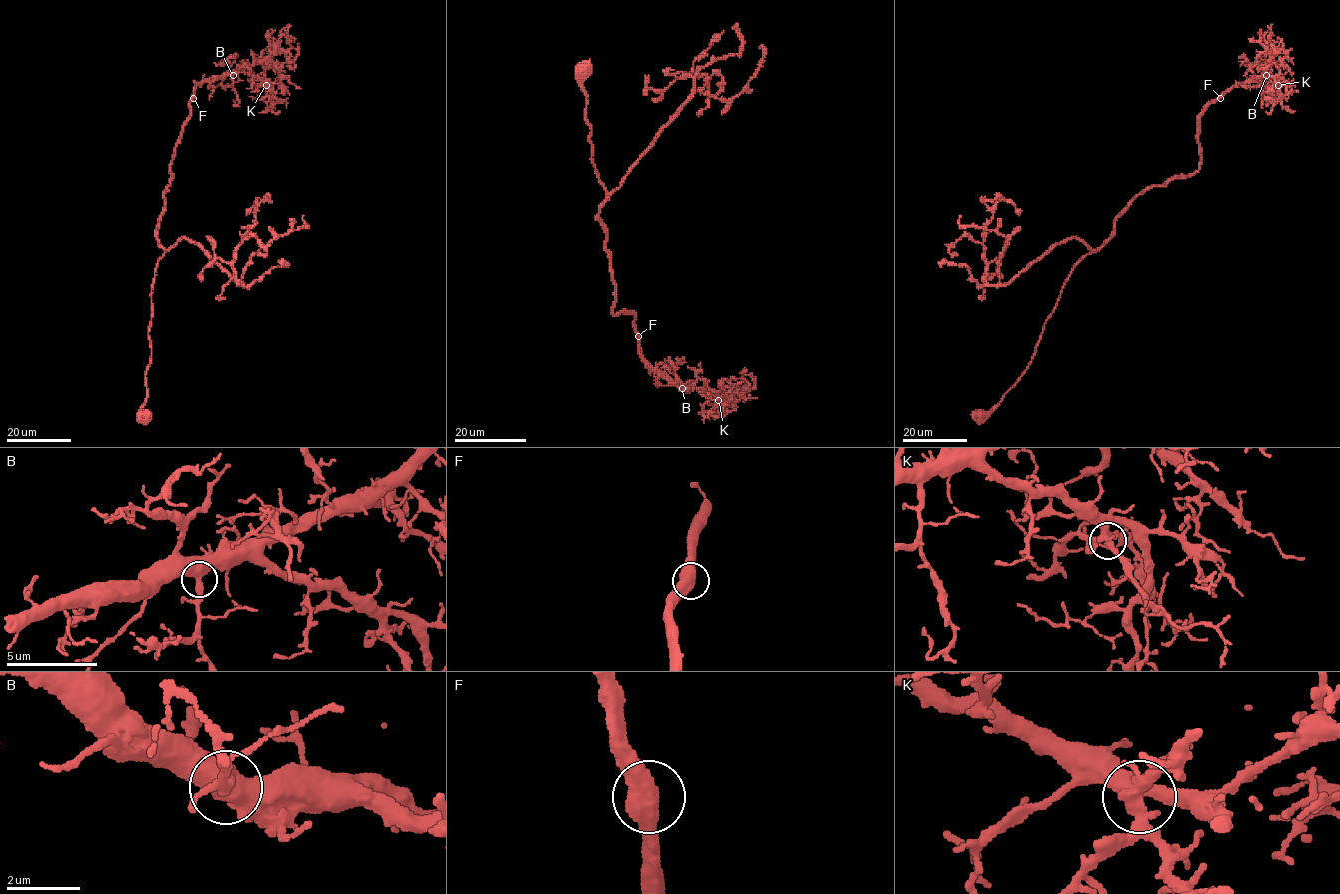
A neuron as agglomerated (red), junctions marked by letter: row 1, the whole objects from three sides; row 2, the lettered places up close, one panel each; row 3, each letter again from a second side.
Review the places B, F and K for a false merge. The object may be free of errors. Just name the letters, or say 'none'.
none

